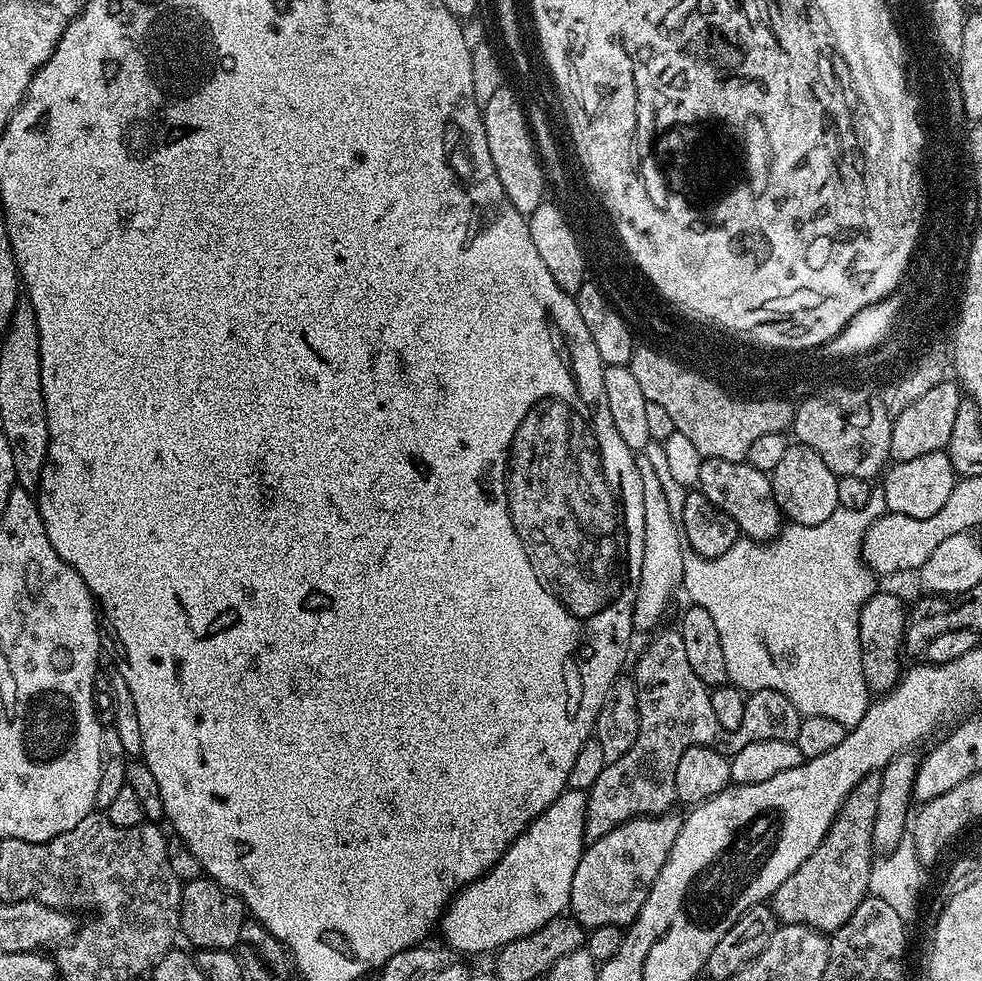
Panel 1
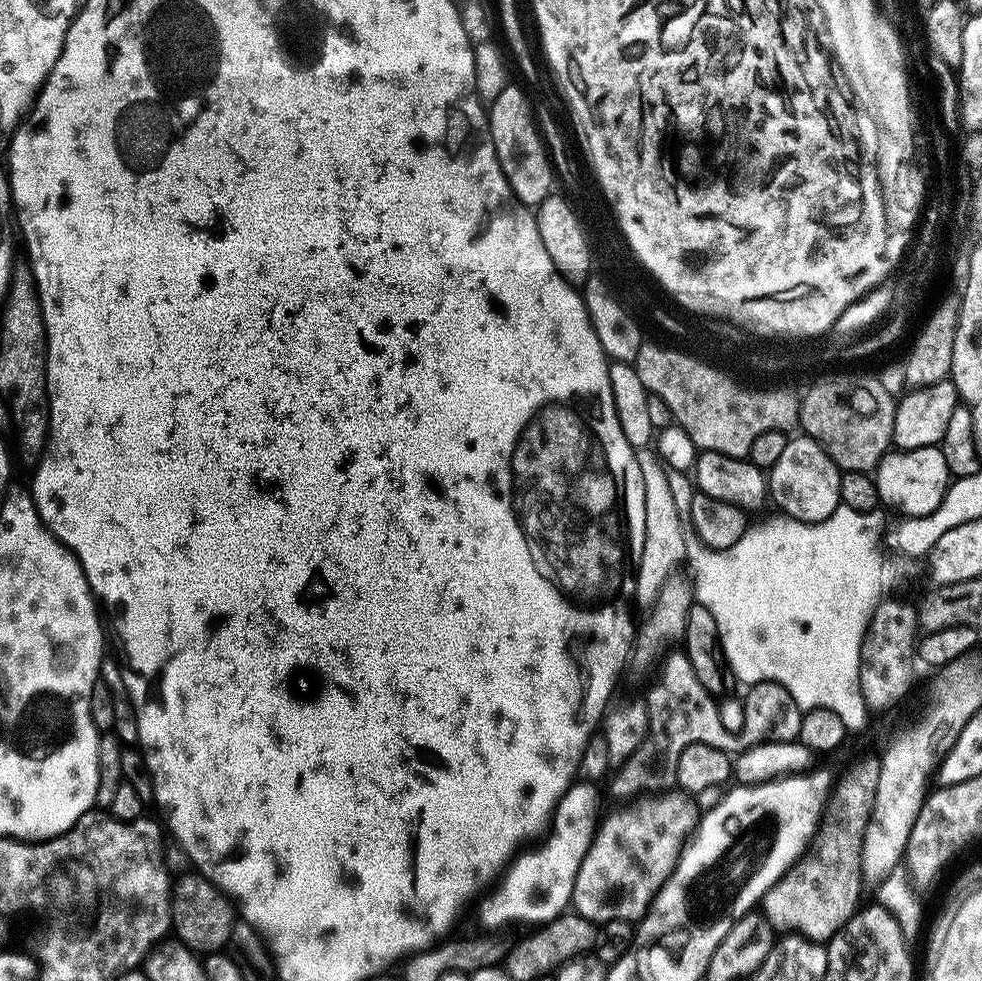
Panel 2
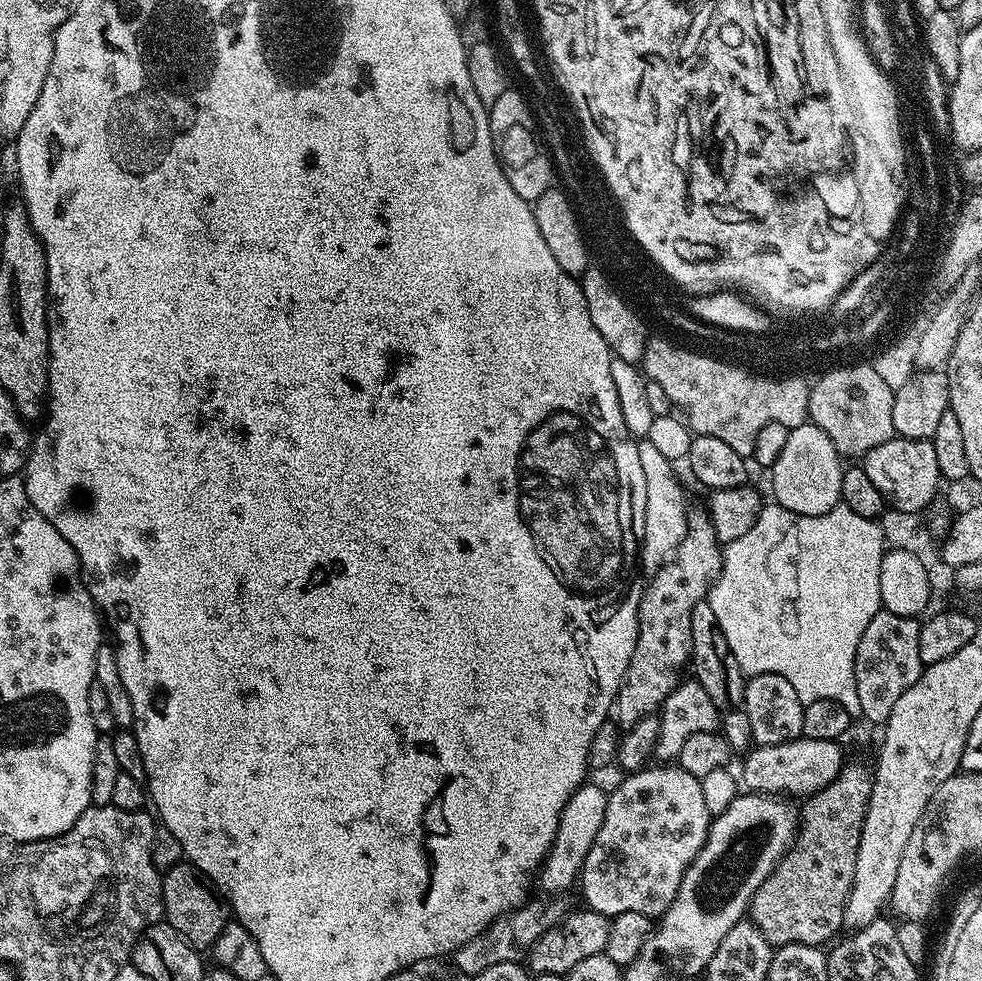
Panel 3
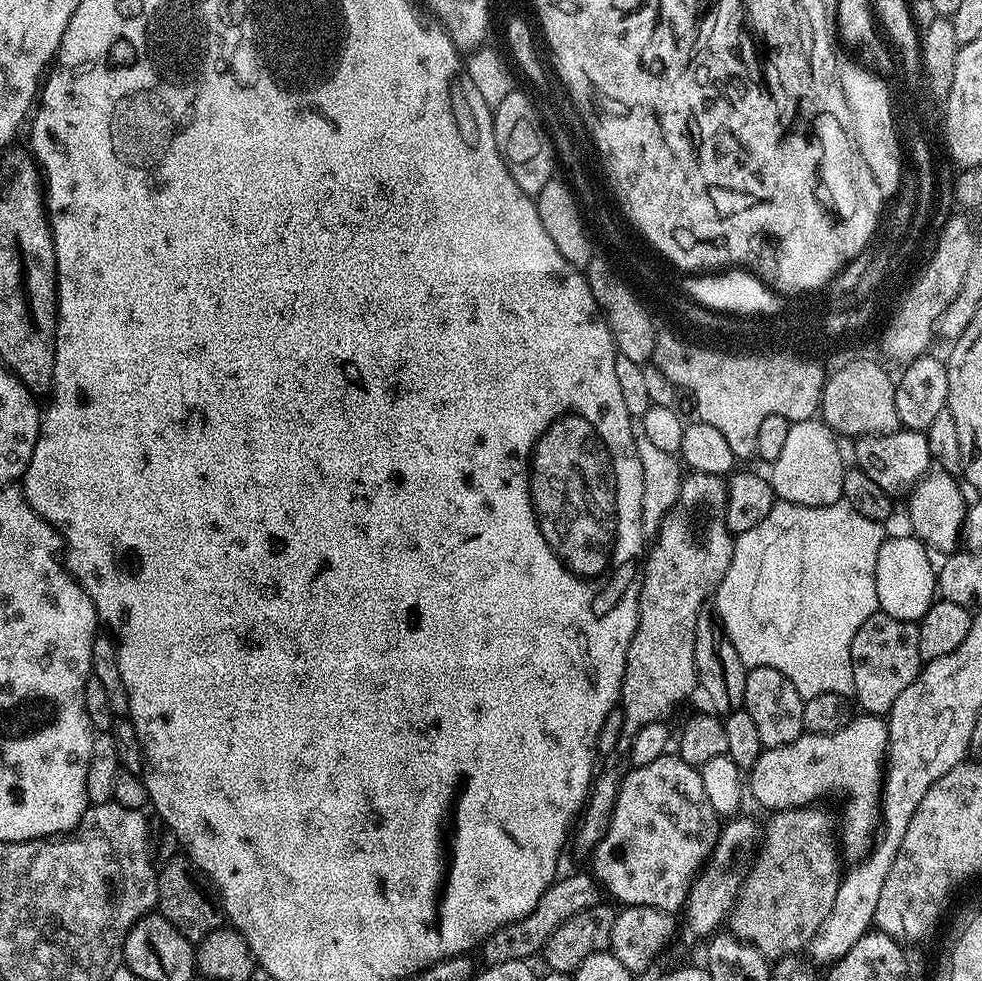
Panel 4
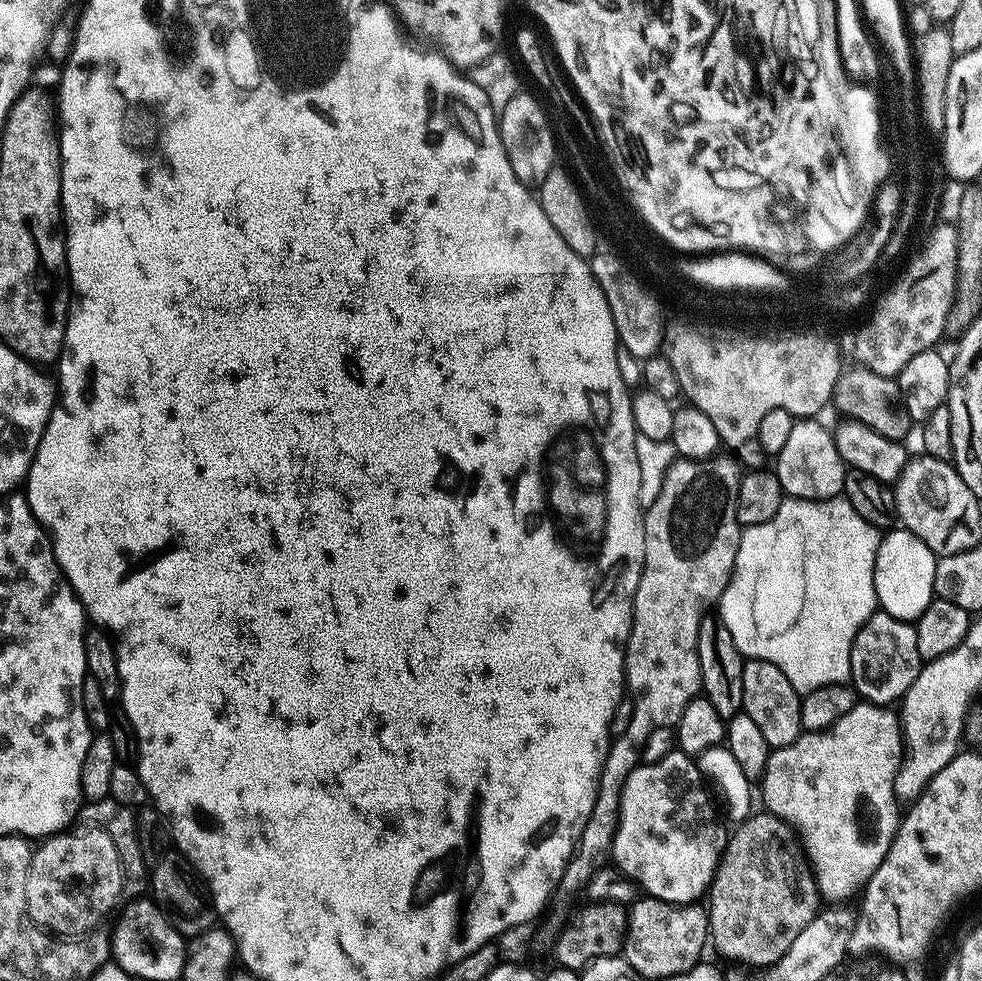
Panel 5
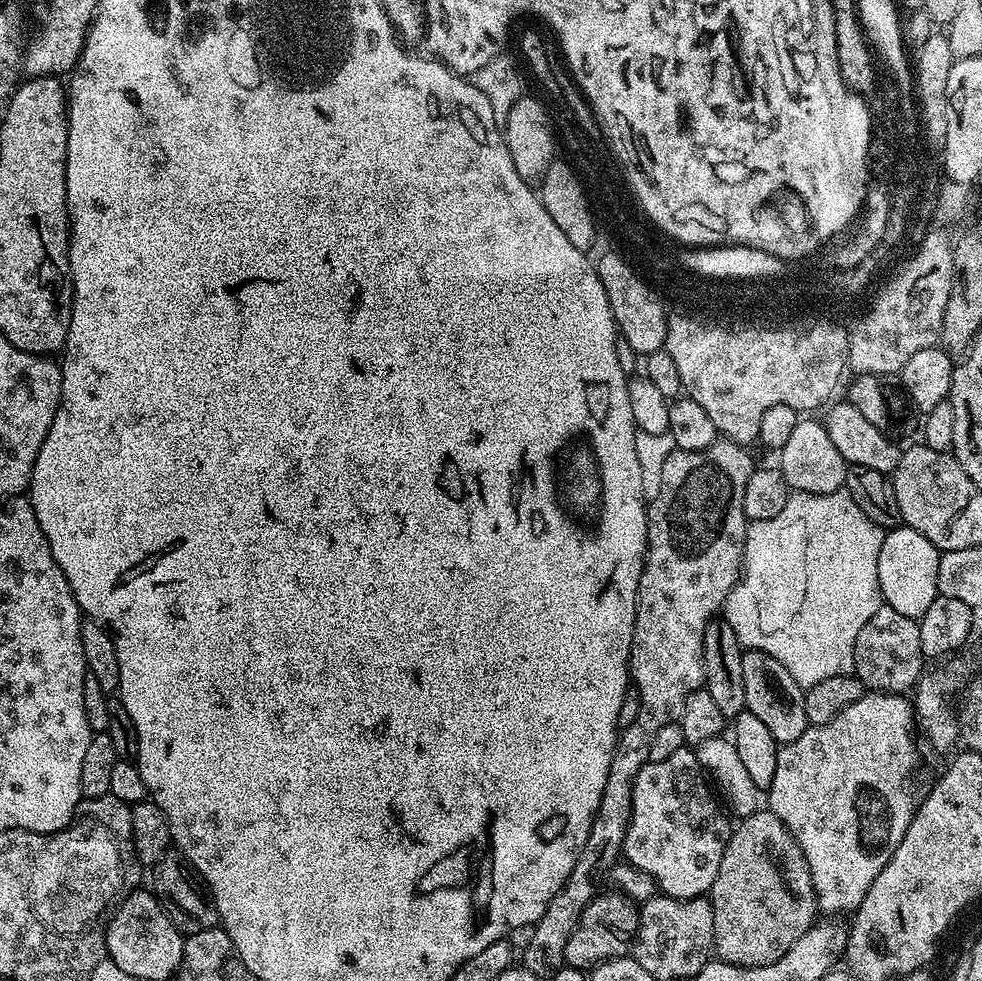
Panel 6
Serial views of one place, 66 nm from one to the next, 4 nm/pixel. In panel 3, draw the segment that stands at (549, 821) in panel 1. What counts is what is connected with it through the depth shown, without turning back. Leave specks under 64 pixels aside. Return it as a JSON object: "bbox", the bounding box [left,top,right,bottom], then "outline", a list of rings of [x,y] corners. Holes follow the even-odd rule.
{"bbox":[538,782,608,894],"outline":[[[591,782],[581,784],[570,798],[570,802],[566,802],[560,815],[552,849],[538,872],[538,884],[545,888],[545,893],[564,894],[569,891],[567,888],[571,884],[573,887],[577,883],[579,874],[584,869],[586,854],[590,854],[590,846],[594,846],[594,838],[598,838],[598,830],[602,830],[607,805],[608,792]]]}

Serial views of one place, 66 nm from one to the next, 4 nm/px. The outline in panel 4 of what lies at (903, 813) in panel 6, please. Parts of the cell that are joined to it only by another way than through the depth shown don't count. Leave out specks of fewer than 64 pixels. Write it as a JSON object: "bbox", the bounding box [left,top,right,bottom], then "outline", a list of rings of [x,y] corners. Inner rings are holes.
{"bbox":[746,714,888,862],"outline":[[[860,714],[851,720],[846,726],[842,726],[842,730],[838,730],[831,736],[830,734],[814,734],[809,732],[805,735],[799,736],[794,742],[790,742],[786,746],[778,746],[777,748],[765,748],[760,753],[758,762],[754,762],[754,766],[747,773],[746,788],[752,796],[767,810],[783,810],[786,808],[803,808],[805,806],[815,805],[816,800],[820,800],[823,796],[832,796],[835,792],[841,792],[848,801],[844,804],[844,817],[840,820],[840,840],[844,843],[844,852],[849,856],[849,861],[856,862],[868,855],[868,851],[872,849],[872,845],[878,836],[878,829],[880,826],[880,789],[884,786],[884,769],[886,767],[886,757],[888,755],[888,726],[881,717],[873,716],[871,714]]]}

